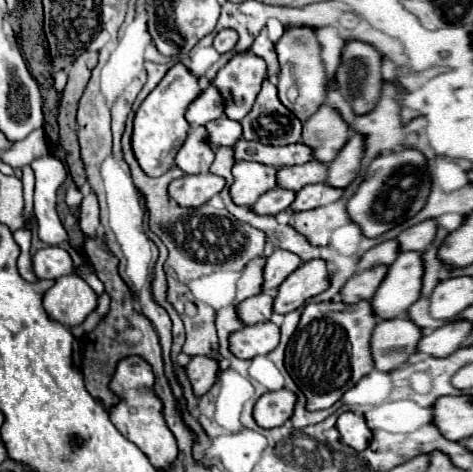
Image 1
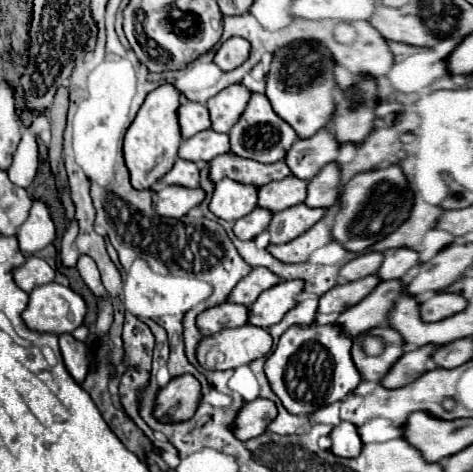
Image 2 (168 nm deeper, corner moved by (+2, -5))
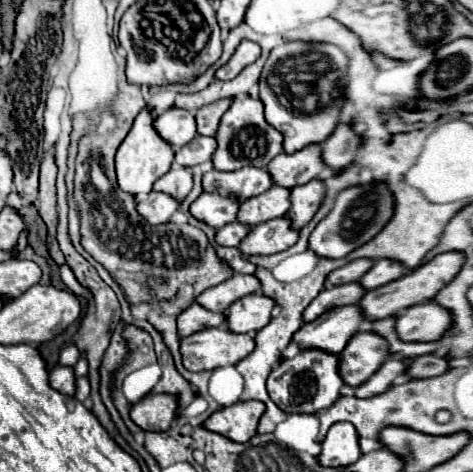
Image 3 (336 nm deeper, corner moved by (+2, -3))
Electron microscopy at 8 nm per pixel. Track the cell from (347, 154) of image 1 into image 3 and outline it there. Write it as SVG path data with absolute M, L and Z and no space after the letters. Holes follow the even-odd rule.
M315 178L303 186L295 186L291 192L291 210L287 216L293 220L293 228L303 228L315 216L325 198L325 182Z

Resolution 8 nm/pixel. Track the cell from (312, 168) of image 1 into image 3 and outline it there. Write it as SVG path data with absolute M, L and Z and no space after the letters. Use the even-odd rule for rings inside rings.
M273 184L273 188L269 188L261 196L253 196L253 200L241 202L237 220L249 226L257 226L265 220L285 216L289 208L291 208L291 188Z

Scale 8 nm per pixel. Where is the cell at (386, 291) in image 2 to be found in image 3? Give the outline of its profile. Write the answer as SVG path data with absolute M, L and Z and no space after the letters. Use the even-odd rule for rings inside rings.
M357 304L333 308L317 320L303 324L293 342L299 342L299 348L321 348L339 354L363 322L365 314Z

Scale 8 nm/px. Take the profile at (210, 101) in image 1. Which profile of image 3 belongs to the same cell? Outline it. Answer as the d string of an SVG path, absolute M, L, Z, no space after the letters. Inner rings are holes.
M171 108L159 118L155 118L157 132L161 132L163 140L169 140L173 150L179 150L189 140L197 136L197 124L195 116L189 110L183 108Z

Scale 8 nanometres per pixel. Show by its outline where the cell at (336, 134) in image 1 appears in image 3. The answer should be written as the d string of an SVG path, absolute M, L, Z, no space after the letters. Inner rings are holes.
M309 144L293 154L281 152L275 156L275 160L269 162L267 170L273 172L273 180L277 184L293 188L297 184L307 184L317 176L327 176L329 166L321 160L321 146Z

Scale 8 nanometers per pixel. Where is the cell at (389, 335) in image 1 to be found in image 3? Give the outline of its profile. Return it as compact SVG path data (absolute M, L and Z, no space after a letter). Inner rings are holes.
M375 332L355 334L341 352L341 376L349 386L361 386L391 356L389 342Z

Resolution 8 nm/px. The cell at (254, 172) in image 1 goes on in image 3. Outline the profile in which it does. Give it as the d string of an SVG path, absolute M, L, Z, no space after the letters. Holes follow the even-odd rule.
M203 192L191 204L191 214L213 228L221 228L229 222L235 222L237 212L239 212L239 198L223 196L219 192Z

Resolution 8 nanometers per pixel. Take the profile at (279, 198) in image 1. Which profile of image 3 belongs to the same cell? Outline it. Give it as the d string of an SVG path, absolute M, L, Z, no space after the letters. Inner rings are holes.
M231 222L231 224L225 224L223 228L217 230L217 236L215 236L215 242L221 244L221 246L239 246L241 240L249 234L251 226L249 224L243 224L243 222Z

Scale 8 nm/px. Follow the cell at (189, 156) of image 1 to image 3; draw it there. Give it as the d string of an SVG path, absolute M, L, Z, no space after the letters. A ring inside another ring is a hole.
M173 164L173 168L153 184L153 190L165 192L177 200L183 200L191 192L191 188L193 188L191 168L179 164Z

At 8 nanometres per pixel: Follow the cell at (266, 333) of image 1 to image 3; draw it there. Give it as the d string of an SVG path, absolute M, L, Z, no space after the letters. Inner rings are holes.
M225 326L217 328L207 328L201 330L193 336L187 336L181 340L181 356L183 356L183 366L191 372L201 372L201 370L215 370L217 366L229 366L237 364L243 360L247 354L251 354L255 348L255 338L251 334L237 334L227 330Z

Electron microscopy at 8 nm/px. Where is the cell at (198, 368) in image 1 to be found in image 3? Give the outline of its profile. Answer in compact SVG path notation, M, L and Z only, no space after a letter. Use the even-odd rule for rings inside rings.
M149 394L131 408L131 418L143 430L169 430L177 418L179 398L175 394Z

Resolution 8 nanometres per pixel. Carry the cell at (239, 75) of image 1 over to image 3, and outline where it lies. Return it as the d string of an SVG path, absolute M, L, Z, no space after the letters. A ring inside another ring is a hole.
M221 98L213 104L207 104L203 108L197 110L195 120L197 120L197 132L203 136L215 136L221 116L227 112L227 108L231 106L231 98Z

